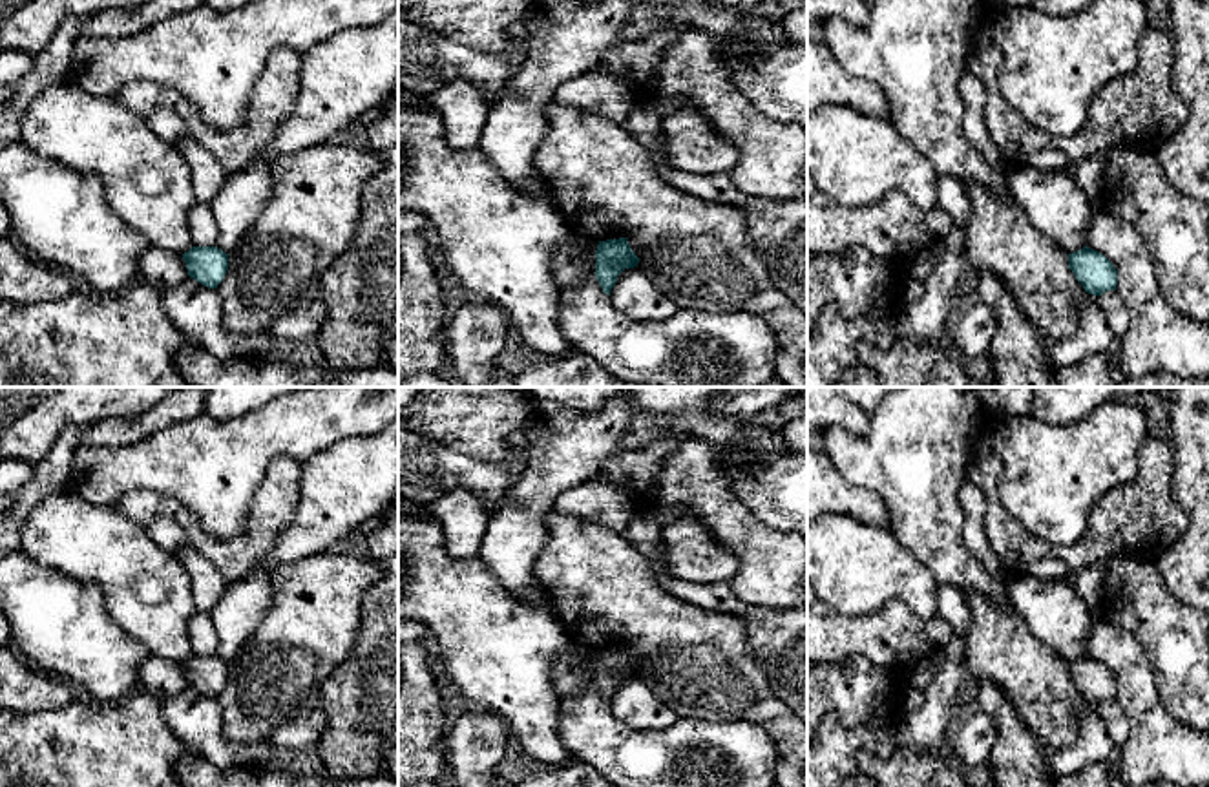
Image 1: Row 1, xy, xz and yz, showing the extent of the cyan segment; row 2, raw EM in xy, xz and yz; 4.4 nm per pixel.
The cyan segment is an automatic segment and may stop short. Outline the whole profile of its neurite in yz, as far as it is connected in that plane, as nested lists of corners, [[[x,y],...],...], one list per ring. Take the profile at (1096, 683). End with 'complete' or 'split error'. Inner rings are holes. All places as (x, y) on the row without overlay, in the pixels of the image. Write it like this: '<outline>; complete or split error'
[[[1083,656],[1068,663],[1068,677],[1088,703],[1101,705],[1107,699],[1116,699],[1118,679],[1098,659]]]; complete

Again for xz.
[[[626,646],[599,650],[595,659],[595,687],[604,703],[610,705],[617,685],[625,677],[637,676],[639,666],[630,657]]]; complete

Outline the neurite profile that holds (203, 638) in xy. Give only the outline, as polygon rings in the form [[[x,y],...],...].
[[[195,612],[188,621],[188,639],[194,656],[216,656],[219,635],[212,623],[210,612]]]

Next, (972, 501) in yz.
[[[964,478],[959,489],[959,502],[966,517],[962,526],[964,548],[984,564],[992,577],[1006,581],[1004,568],[984,535],[984,495],[968,478]]]

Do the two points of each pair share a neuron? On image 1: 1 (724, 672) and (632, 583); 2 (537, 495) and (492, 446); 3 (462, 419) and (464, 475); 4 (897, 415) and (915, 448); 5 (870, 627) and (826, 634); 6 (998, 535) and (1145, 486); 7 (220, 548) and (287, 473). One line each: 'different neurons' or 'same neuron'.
1: same neuron
2: different neurons
3: different neurons
4: same neuron
5: same neuron
6: same neuron
7: same neuron

